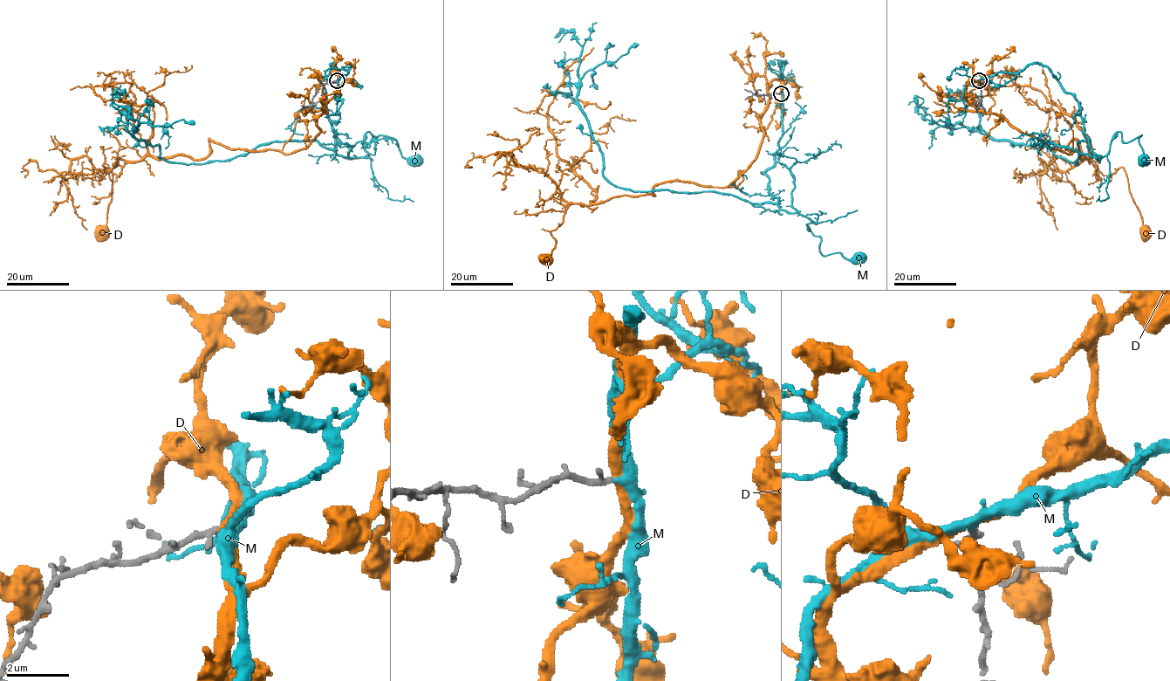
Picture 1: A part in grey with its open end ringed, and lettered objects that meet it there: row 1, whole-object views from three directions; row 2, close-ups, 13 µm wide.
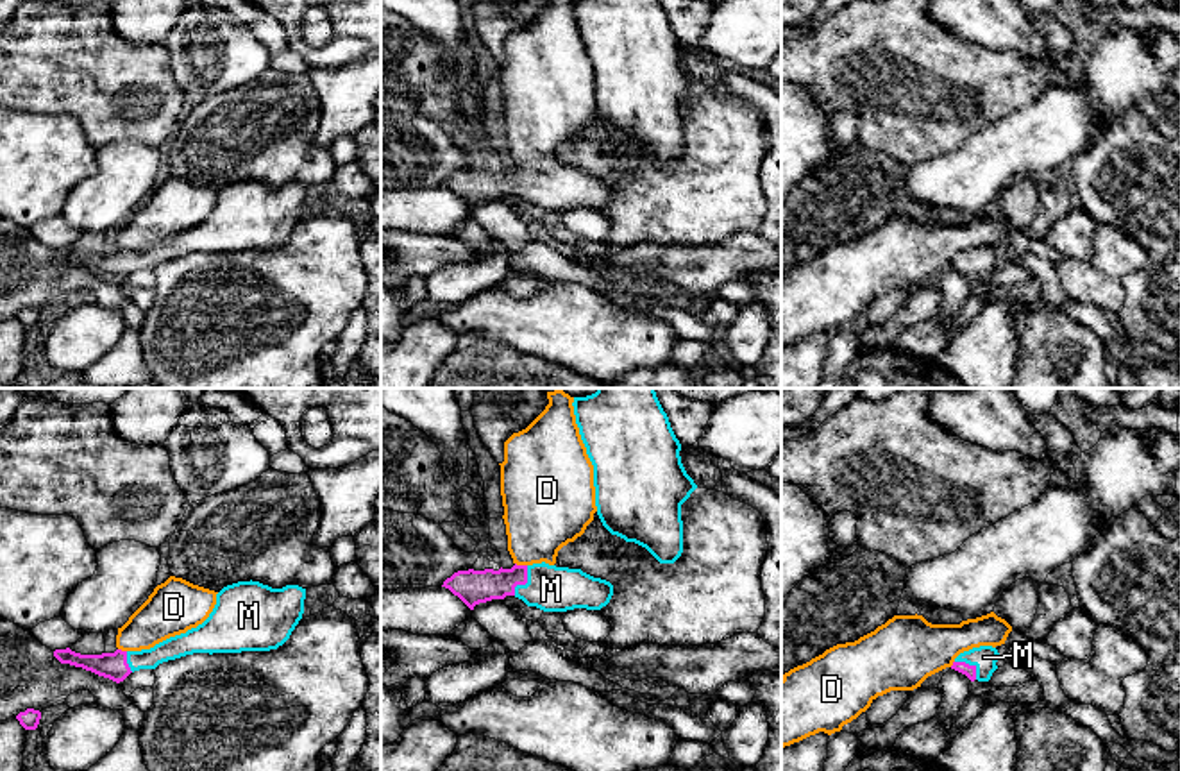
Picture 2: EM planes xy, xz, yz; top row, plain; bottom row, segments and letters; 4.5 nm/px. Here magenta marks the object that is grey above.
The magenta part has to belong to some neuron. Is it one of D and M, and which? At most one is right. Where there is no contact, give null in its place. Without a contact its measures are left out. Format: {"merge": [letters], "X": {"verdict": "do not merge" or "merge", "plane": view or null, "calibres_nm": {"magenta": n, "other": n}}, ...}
{"merge": ["M"], "D": {"verdict": "do not merge", "plane": "xz", "calibres_nm": {"magenta": 160, "other": 340}}, "M": {"verdict": "merge", "plane": "xz", "calibres_nm": {"magenta": 160, "other": 200}}}

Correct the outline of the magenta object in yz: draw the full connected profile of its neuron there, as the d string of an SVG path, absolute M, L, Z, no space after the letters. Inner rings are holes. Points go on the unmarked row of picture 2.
M980 245L960 252L951 268L965 274L971 281L989 281L992 272L998 268L998 249L992 245Z

